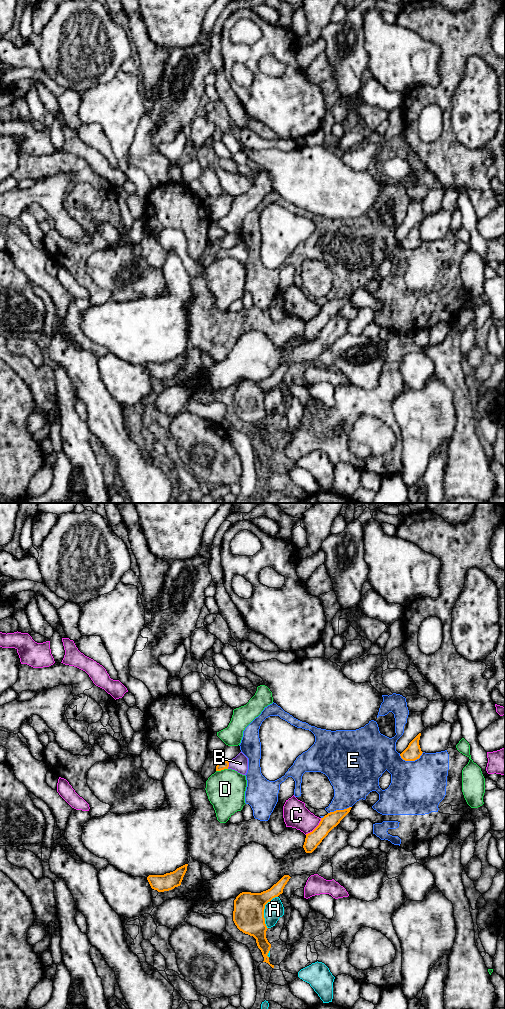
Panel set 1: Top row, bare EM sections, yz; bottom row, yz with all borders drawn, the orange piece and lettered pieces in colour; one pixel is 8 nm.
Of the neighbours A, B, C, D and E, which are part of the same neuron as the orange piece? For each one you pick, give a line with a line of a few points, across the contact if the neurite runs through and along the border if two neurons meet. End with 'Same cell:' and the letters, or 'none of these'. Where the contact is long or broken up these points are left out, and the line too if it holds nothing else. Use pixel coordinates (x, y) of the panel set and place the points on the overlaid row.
B: yz (222, 765), (228, 765), (240, 763)
Same cell: B

